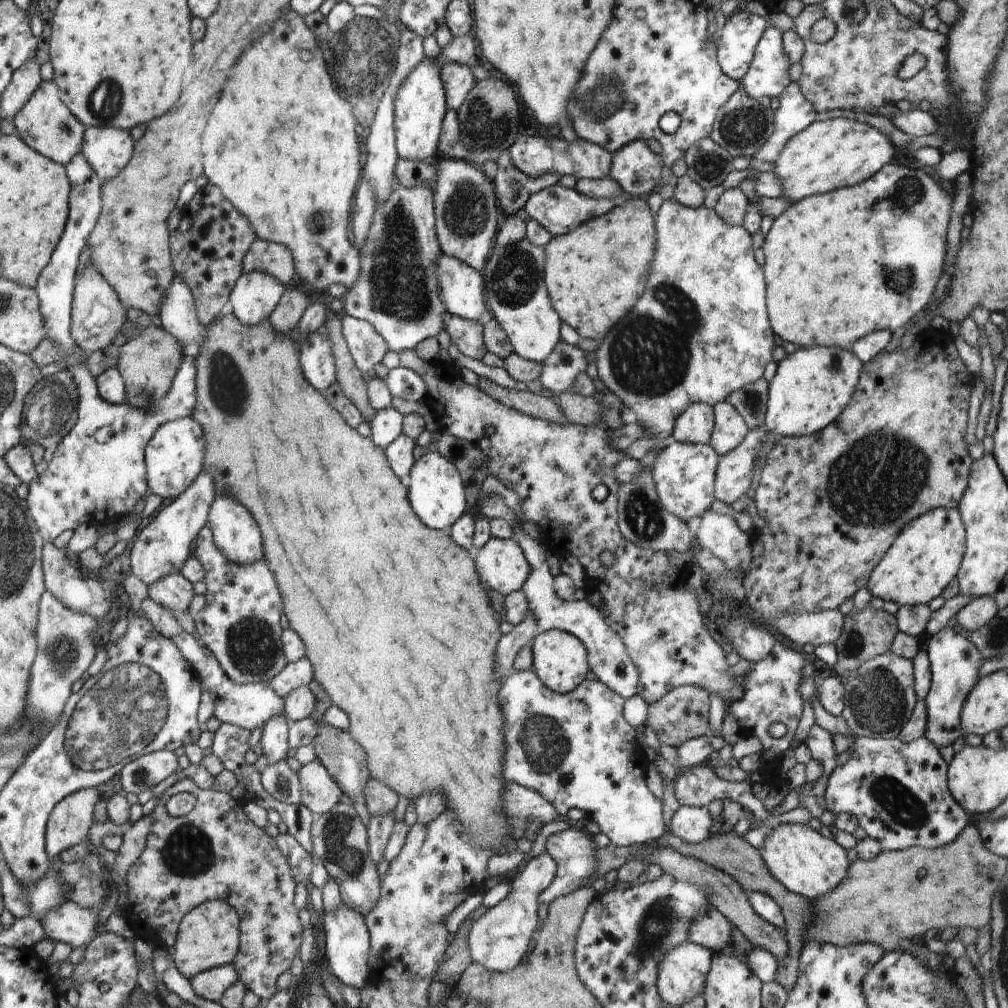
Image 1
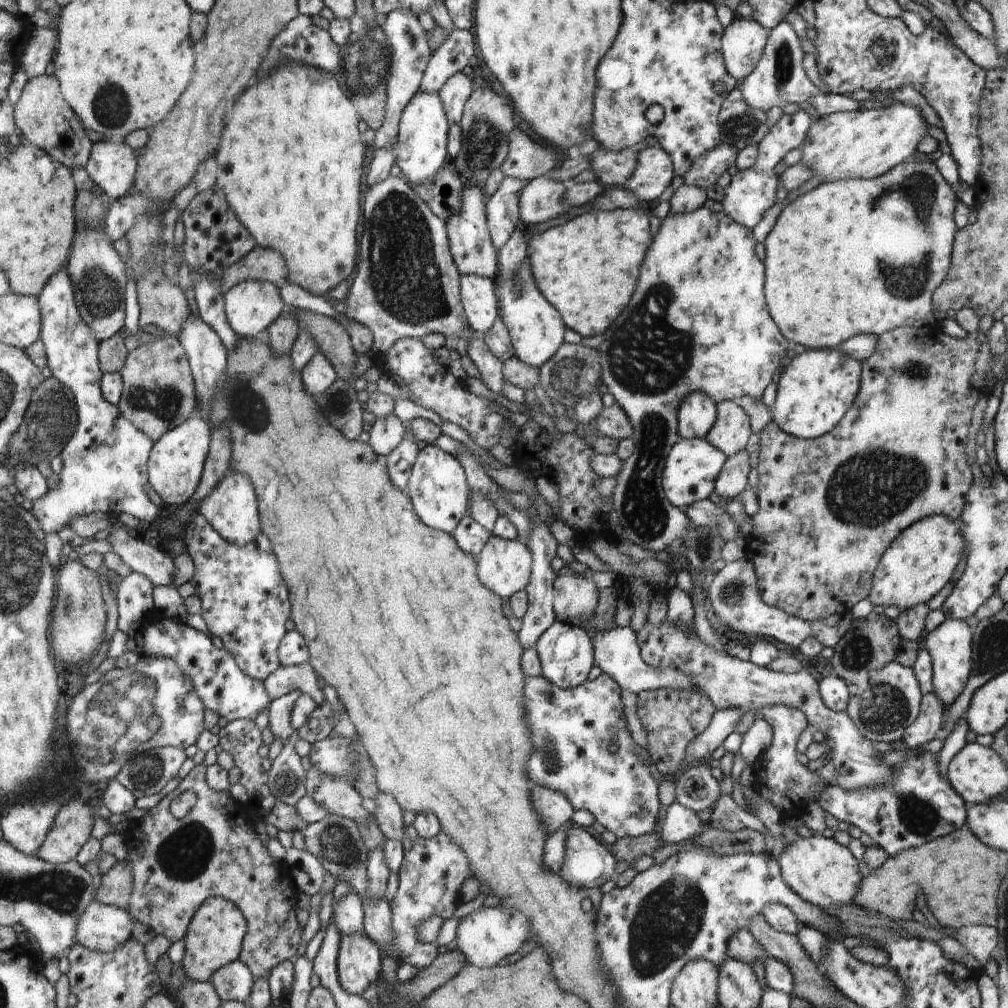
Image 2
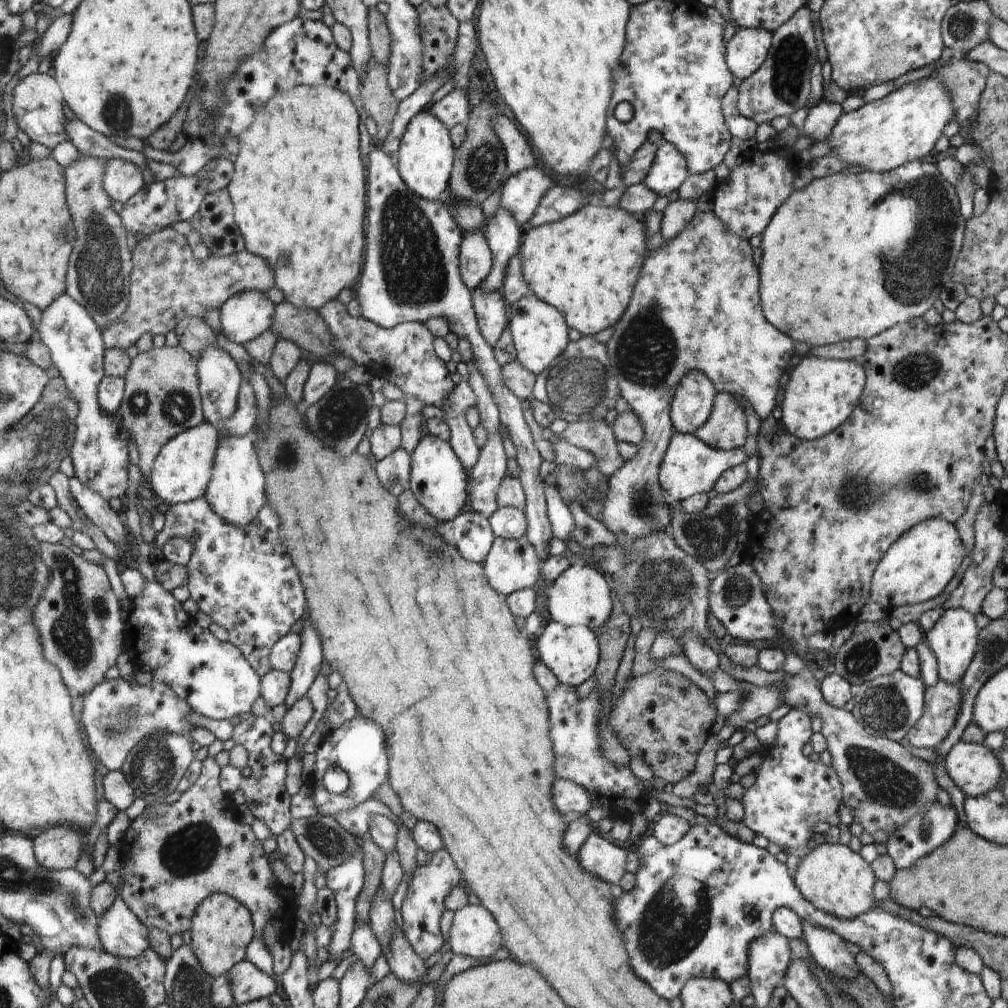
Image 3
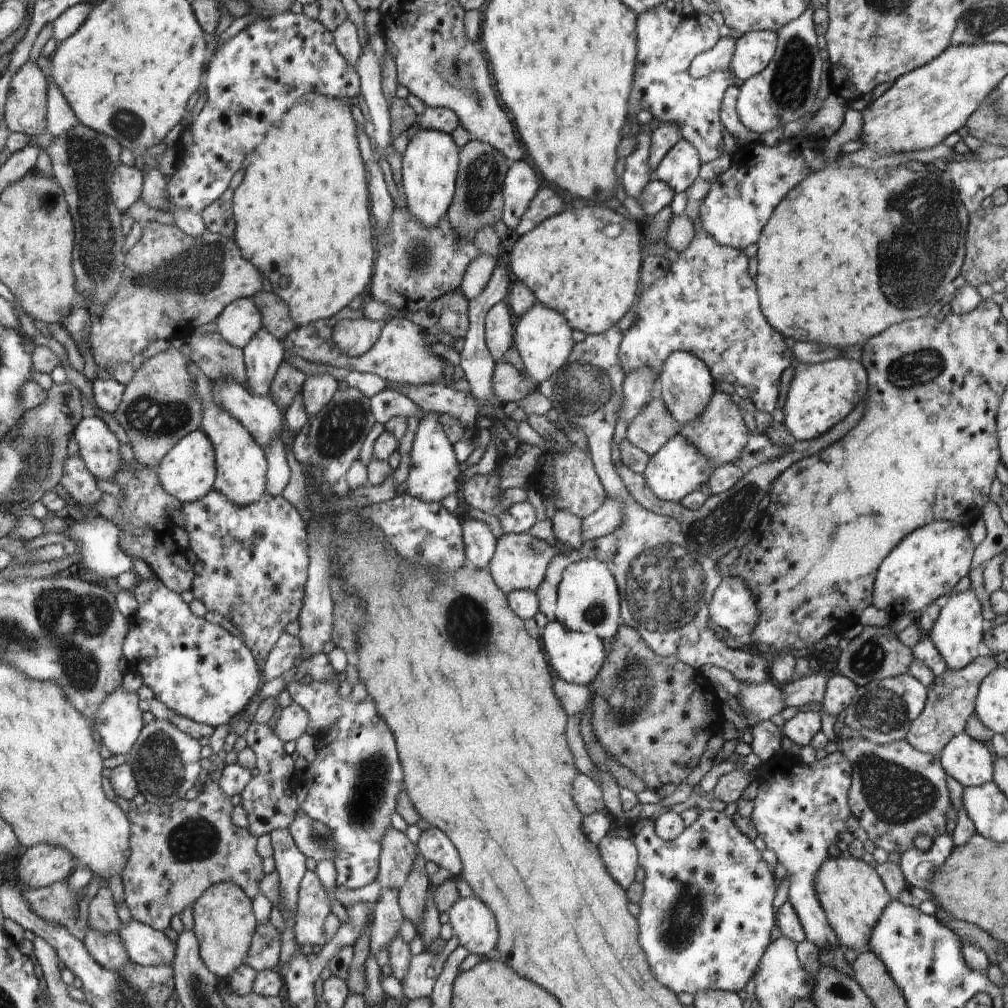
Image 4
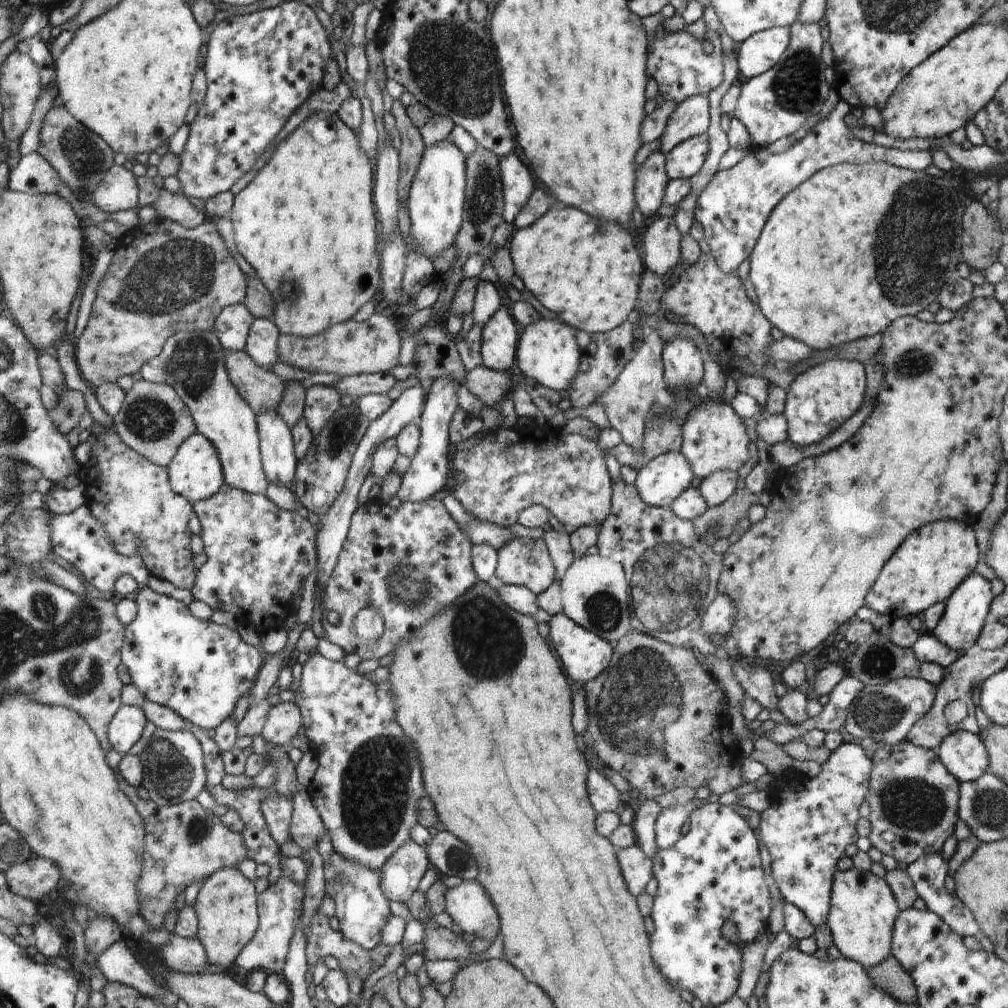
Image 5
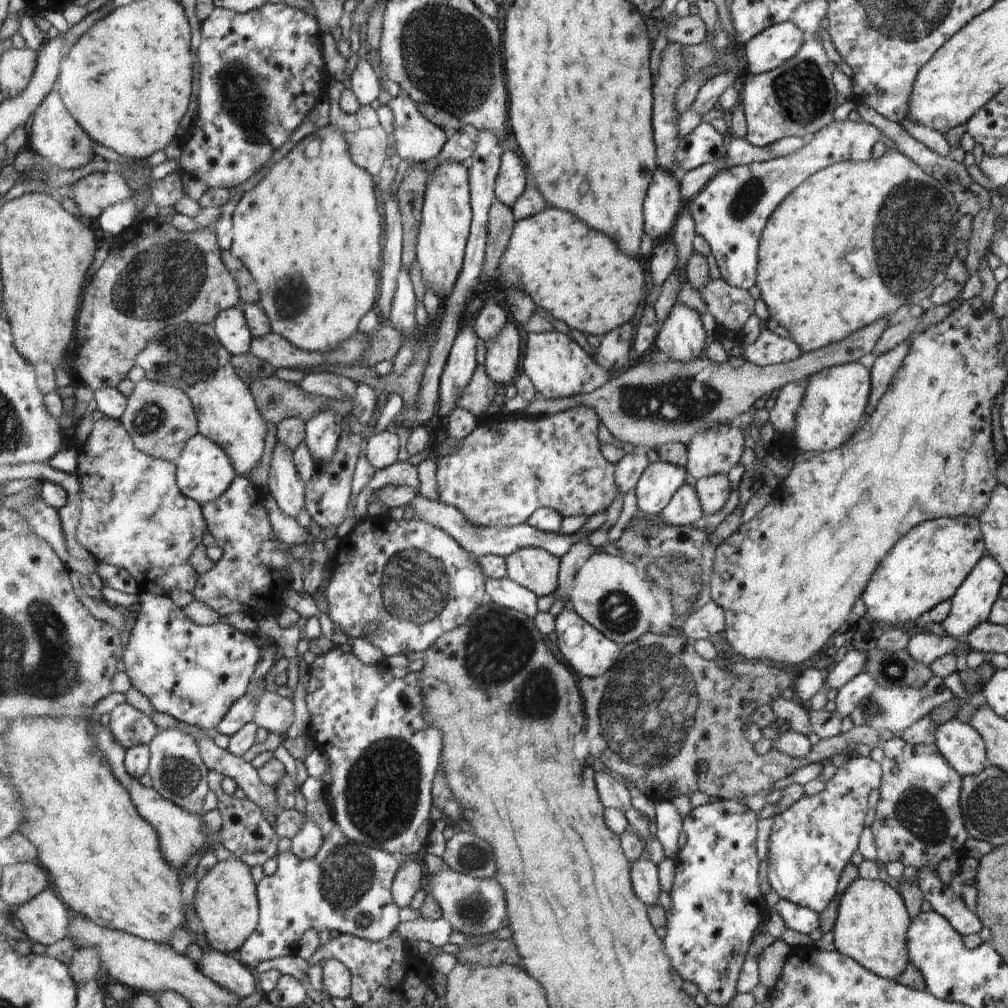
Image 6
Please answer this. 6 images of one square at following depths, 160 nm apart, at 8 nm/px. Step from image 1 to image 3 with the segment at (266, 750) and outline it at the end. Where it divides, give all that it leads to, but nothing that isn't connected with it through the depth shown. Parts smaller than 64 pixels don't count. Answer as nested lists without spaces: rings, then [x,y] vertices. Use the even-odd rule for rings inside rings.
[[[304,615],[302,619],[305,623],[300,633],[301,649],[296,657],[294,668],[289,672],[291,682],[288,694],[283,702],[287,710],[293,704],[296,704],[299,698],[306,696],[308,689],[312,686],[320,671],[322,660],[324,660],[322,643],[318,633],[307,620],[307,615]]]

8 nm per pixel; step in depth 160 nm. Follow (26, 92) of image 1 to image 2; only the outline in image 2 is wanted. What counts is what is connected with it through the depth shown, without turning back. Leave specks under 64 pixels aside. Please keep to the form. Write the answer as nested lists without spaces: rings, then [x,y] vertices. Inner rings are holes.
[[[51,27],[34,30],[31,45],[21,63],[22,70],[29,79],[45,74],[47,66],[55,57],[59,35],[59,29],[56,31]]]

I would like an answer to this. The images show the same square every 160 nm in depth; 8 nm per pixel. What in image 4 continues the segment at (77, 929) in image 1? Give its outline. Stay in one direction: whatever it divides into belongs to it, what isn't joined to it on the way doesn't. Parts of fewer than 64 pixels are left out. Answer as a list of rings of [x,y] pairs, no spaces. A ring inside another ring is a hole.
[[[132,919],[130,922],[121,922],[116,933],[123,940],[130,961],[144,966],[158,963],[171,966],[175,945],[163,932]]]

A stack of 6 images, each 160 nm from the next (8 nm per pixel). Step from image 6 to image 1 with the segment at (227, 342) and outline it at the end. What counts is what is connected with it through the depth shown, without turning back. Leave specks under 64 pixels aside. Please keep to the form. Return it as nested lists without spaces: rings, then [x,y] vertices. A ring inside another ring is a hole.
[[[242,274],[230,294],[227,310],[244,326],[259,325],[275,312],[287,289],[270,274]]]

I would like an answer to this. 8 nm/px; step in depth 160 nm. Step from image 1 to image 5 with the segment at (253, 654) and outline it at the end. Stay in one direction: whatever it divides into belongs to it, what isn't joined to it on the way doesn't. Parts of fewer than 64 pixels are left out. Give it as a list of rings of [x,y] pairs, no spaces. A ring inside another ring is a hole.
[[[224,484],[214,497],[194,503],[194,510],[201,524],[200,538],[204,545],[206,563],[198,570],[195,585],[191,588],[193,598],[205,602],[213,611],[224,610],[242,613],[254,628],[284,622],[290,614],[297,614],[294,596],[301,596],[304,580],[316,568],[317,548],[314,548],[314,528],[296,511],[276,506],[266,496],[252,494]]]

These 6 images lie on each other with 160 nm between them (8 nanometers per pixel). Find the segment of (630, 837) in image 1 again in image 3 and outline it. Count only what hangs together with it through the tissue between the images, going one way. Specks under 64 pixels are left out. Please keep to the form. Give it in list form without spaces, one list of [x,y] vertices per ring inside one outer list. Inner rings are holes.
[[[560,683],[554,690],[545,692],[550,710],[550,738],[554,744],[554,774],[556,779],[569,780],[585,788],[591,798],[591,806],[608,810],[612,820],[624,820],[632,823],[636,813],[642,812],[650,799],[649,781],[643,781],[634,776],[628,765],[619,765],[610,762],[603,754],[601,735],[598,728],[598,719],[601,713],[601,690],[594,688],[586,696],[578,696],[576,687]]]

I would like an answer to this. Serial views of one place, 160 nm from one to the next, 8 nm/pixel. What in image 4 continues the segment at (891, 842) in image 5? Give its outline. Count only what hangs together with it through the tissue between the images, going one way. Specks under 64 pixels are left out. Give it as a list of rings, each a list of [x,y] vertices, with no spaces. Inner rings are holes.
[[[844,725],[836,734],[838,750],[850,760],[854,774],[848,804],[852,816],[858,818],[859,826],[864,828],[870,842],[886,852],[904,853],[908,849],[928,850],[932,841],[946,830],[946,812],[950,803],[950,794],[946,786],[946,773],[938,755],[916,750],[906,739],[876,744],[864,738],[860,733]]]

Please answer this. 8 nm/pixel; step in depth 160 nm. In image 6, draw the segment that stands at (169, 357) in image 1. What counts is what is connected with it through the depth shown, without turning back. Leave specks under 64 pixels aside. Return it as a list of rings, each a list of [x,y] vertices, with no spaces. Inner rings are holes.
[[[150,377],[135,384],[118,420],[130,434],[135,446],[144,454],[171,463],[182,454],[188,439],[199,432],[198,415],[189,396],[173,382],[154,382]]]

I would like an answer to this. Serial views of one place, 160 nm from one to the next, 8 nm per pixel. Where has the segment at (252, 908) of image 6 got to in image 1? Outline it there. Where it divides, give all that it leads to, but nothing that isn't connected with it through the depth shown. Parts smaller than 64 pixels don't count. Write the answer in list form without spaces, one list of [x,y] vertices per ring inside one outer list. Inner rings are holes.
[[[211,899],[196,906],[179,926],[173,954],[175,968],[188,980],[198,977],[206,970],[231,965],[239,955],[242,944],[242,918],[229,903]]]

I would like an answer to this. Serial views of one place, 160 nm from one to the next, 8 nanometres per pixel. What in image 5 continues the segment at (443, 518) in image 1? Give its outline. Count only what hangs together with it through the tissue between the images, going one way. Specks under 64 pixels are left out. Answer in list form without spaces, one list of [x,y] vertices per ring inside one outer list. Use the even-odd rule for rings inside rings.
[[[446,376],[433,381],[429,396],[426,396],[426,403],[423,405],[421,419],[418,422],[420,444],[411,458],[410,466],[401,476],[401,487],[397,492],[397,496],[402,503],[404,501],[427,501],[430,496],[434,496],[436,492],[440,492],[446,486],[446,474],[452,469],[451,462],[448,460],[452,445],[450,441],[450,424],[452,415],[458,408],[456,392],[461,385],[459,385],[458,381],[446,378]]]

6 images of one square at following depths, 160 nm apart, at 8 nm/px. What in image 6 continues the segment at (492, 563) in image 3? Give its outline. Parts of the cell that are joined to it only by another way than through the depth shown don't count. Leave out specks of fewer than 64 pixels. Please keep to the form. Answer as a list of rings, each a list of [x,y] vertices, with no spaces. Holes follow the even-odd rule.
[[[522,547],[509,554],[506,561],[506,577],[528,587],[538,597],[553,594],[559,588],[559,558],[547,550]]]

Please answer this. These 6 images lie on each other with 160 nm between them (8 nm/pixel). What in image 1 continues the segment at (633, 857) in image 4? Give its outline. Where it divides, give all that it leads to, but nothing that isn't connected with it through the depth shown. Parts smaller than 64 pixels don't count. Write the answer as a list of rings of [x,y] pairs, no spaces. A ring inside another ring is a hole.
[[[569,828],[562,832],[556,832],[552,834],[546,840],[546,850],[552,860],[556,862],[556,866],[559,866],[559,870],[556,872],[556,877],[552,880],[549,888],[546,888],[542,894],[540,894],[540,903],[552,904],[556,898],[562,896],[568,896],[570,892],[582,888],[582,886],[590,885],[592,881],[592,874],[596,872],[598,868],[598,858],[596,858],[596,845],[590,834],[585,830],[576,830]]]

